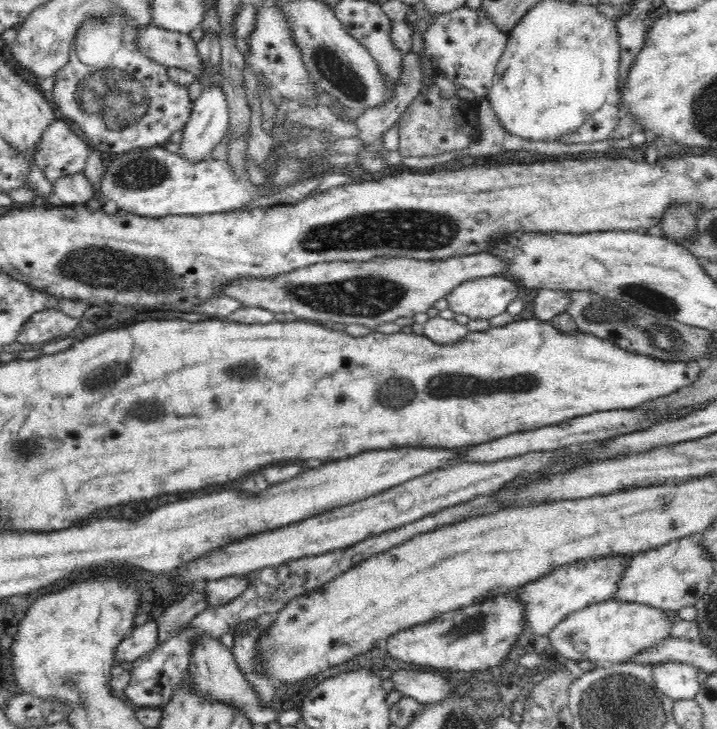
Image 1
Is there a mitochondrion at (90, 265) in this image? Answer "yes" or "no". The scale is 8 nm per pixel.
yes

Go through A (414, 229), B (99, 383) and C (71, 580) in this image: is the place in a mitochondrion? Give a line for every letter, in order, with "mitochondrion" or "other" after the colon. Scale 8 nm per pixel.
A: mitochondrion
B: mitochondrion
C: other

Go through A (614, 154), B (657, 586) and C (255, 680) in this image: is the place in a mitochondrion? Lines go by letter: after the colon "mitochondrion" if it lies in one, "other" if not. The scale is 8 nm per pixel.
A: other
B: other
C: other

